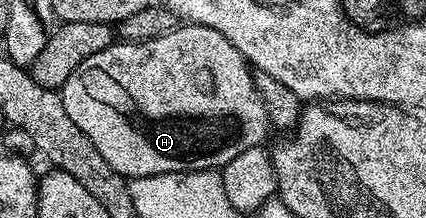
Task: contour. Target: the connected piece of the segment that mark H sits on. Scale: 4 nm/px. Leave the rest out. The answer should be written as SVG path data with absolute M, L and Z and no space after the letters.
M190 23L180 24L178 29L174 29L169 35L161 35L161 39L149 39L148 41L129 41L126 43L112 43L105 51L97 51L97 55L89 55L69 75L69 79L63 84L61 96L65 103L65 111L69 111L69 119L89 135L89 140L93 142L93 147L101 151L101 156L113 171L120 173L122 177L128 179L133 177L148 177L149 175L161 175L162 173L196 173L197 171L222 170L223 166L229 164L241 151L249 151L249 147L257 147L266 142L267 129L269 130L269 118L267 116L267 104L261 99L261 95L255 86L255 75L252 66L247 64L247 60L233 47L221 31L213 31L213 27L204 25L193 25Z

